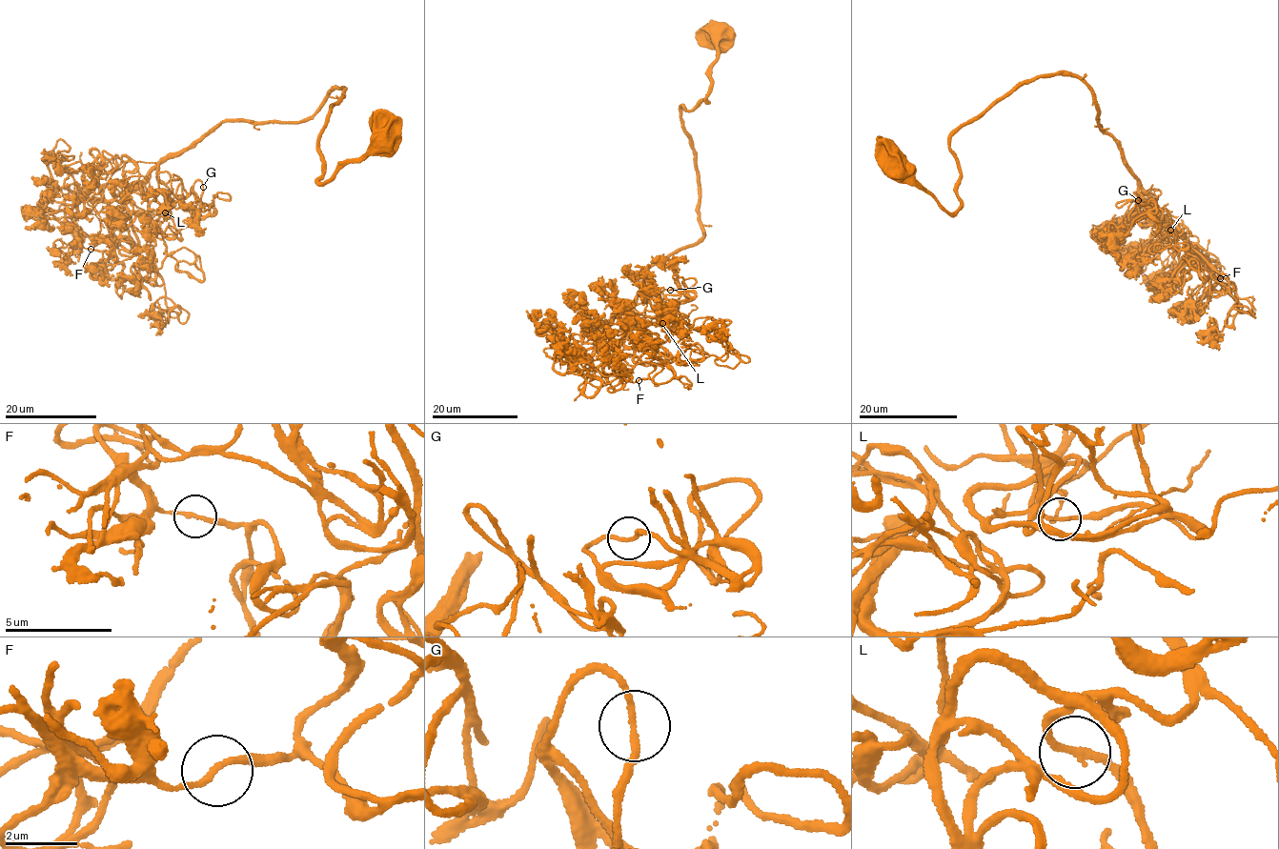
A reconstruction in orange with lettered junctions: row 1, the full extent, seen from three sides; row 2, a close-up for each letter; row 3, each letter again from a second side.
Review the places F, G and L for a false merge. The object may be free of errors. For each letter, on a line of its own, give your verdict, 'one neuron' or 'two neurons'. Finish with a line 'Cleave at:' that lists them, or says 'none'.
F: one neuron
G: one neuron
L: one neuron
Cleave at: none

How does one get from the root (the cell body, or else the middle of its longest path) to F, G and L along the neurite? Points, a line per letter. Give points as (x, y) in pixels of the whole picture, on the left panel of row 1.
F: (380, 138), (322, 183), (343, 88), (299, 121), (223, 122), (76, 202), (91, 249)
G: (380, 138), (319, 182), (335, 88), (305, 118), (223, 122), (158, 165), (172, 198), (203, 188)
L: (380, 138), (322, 183), (320, 134), (343, 88), (299, 121), (223, 122), (158, 165), (179, 203), (164, 212)

